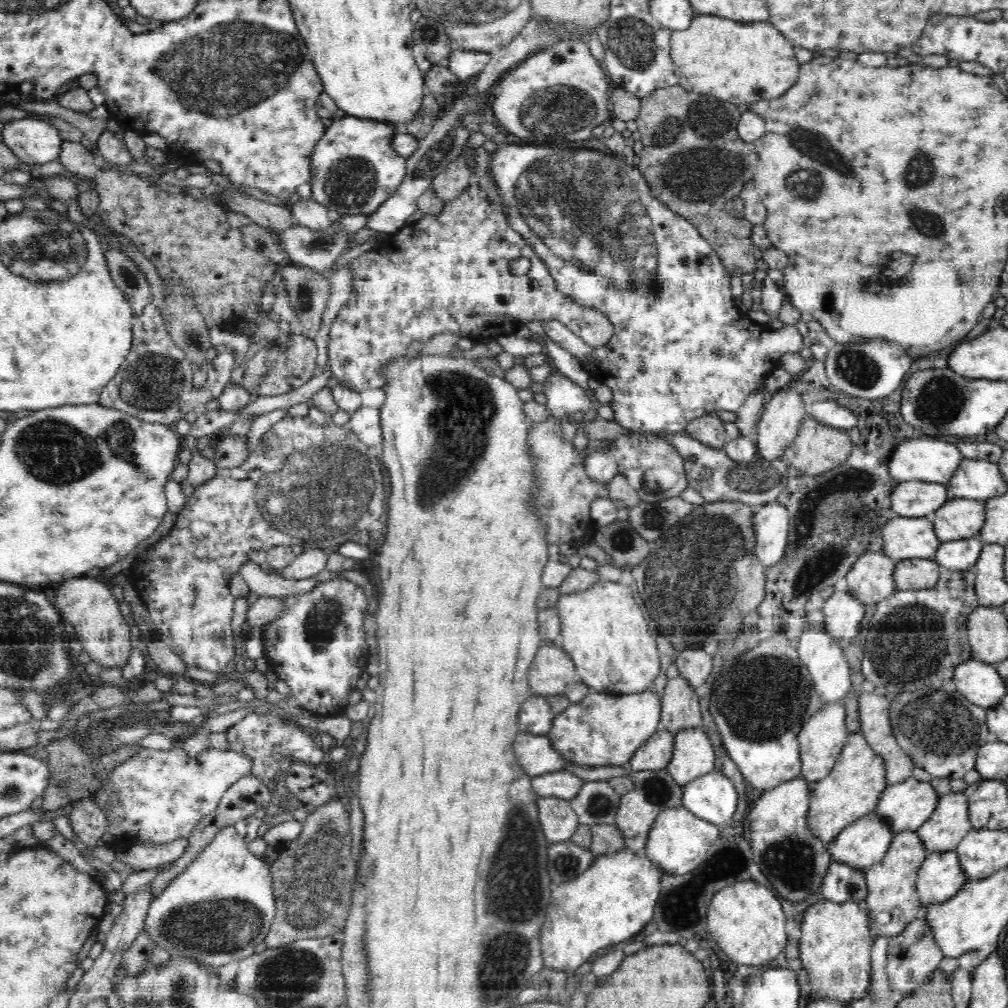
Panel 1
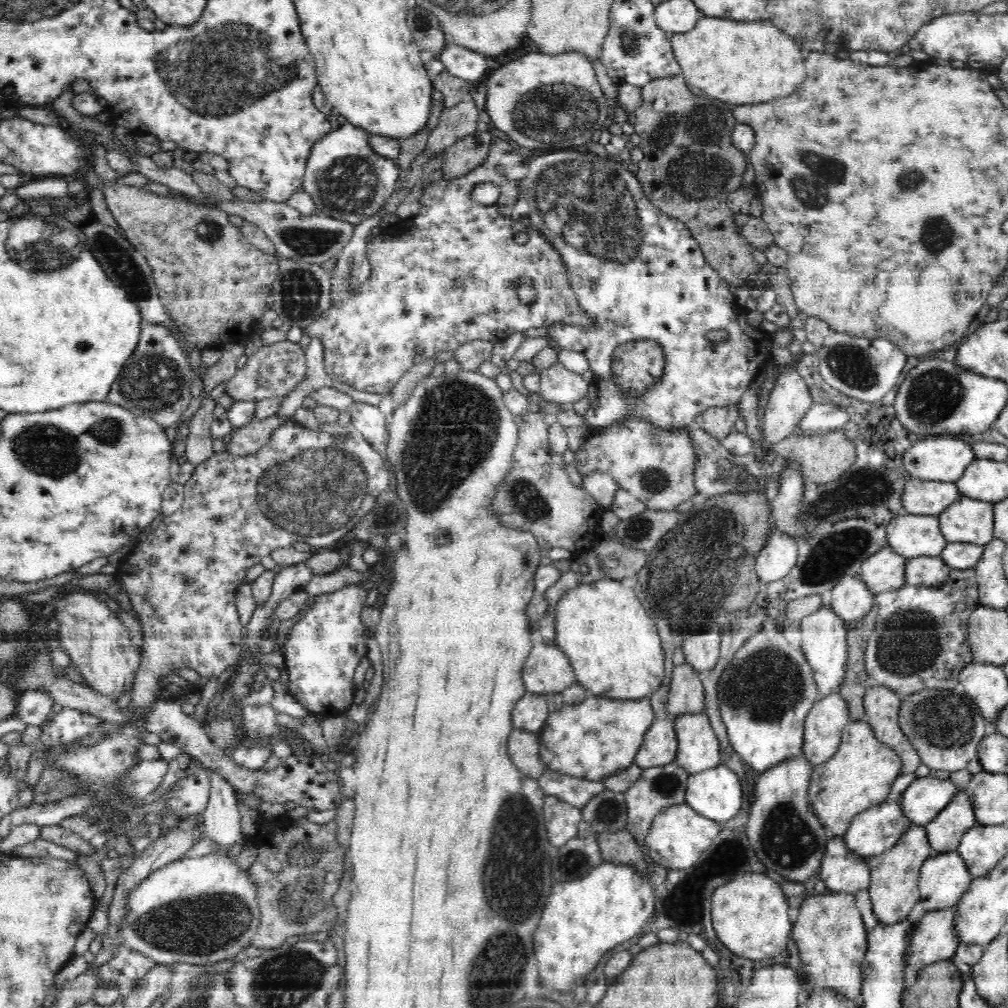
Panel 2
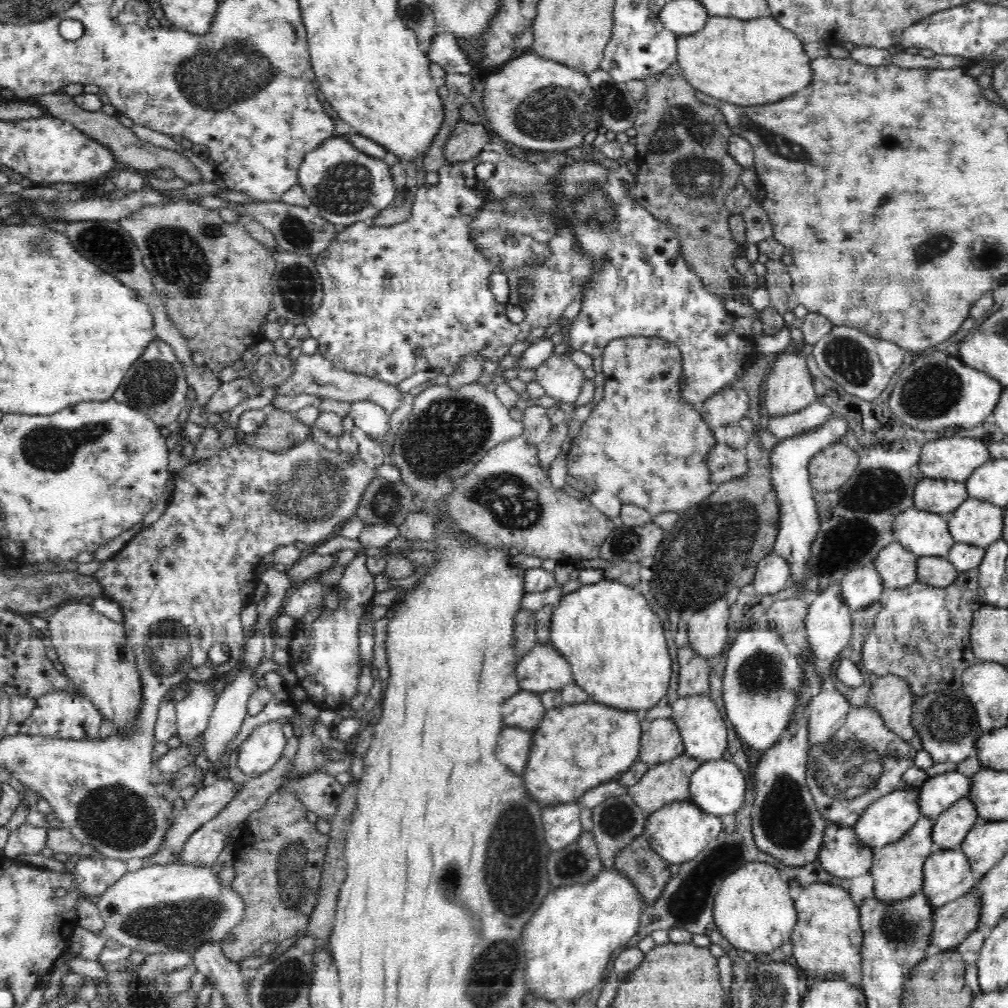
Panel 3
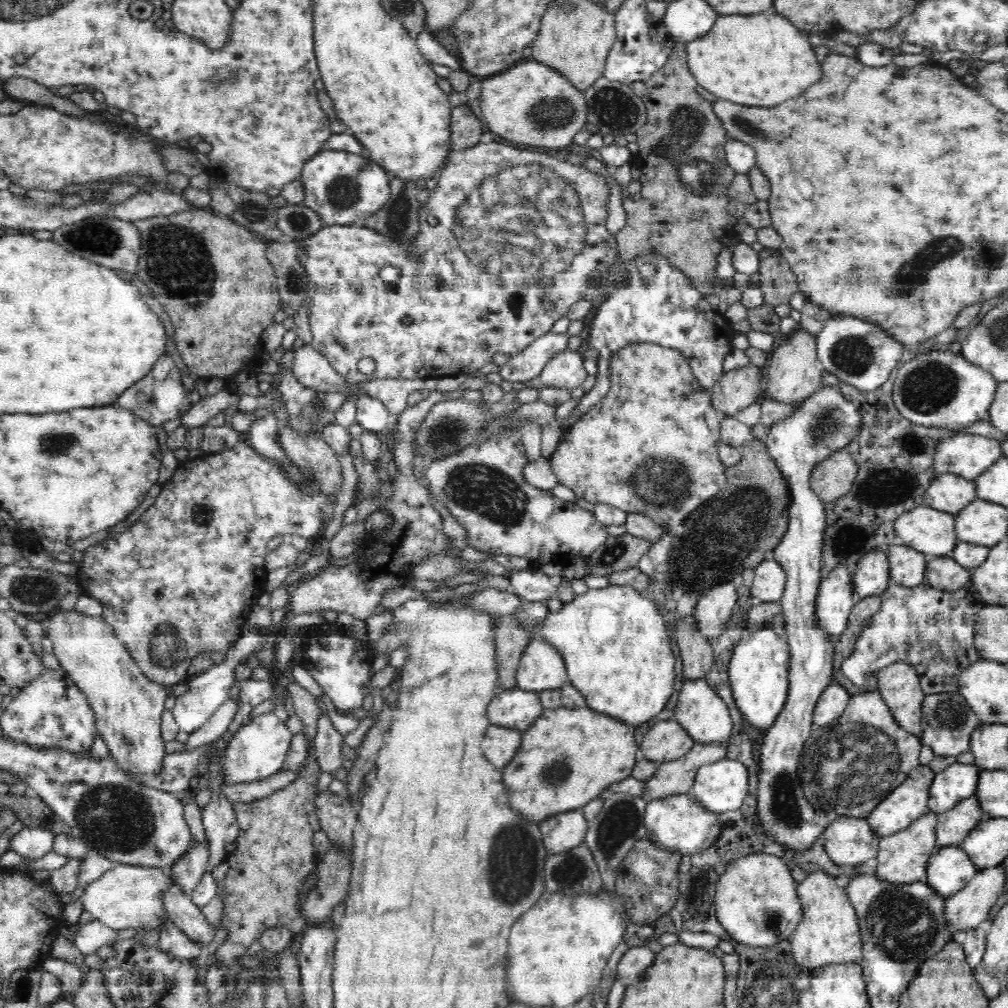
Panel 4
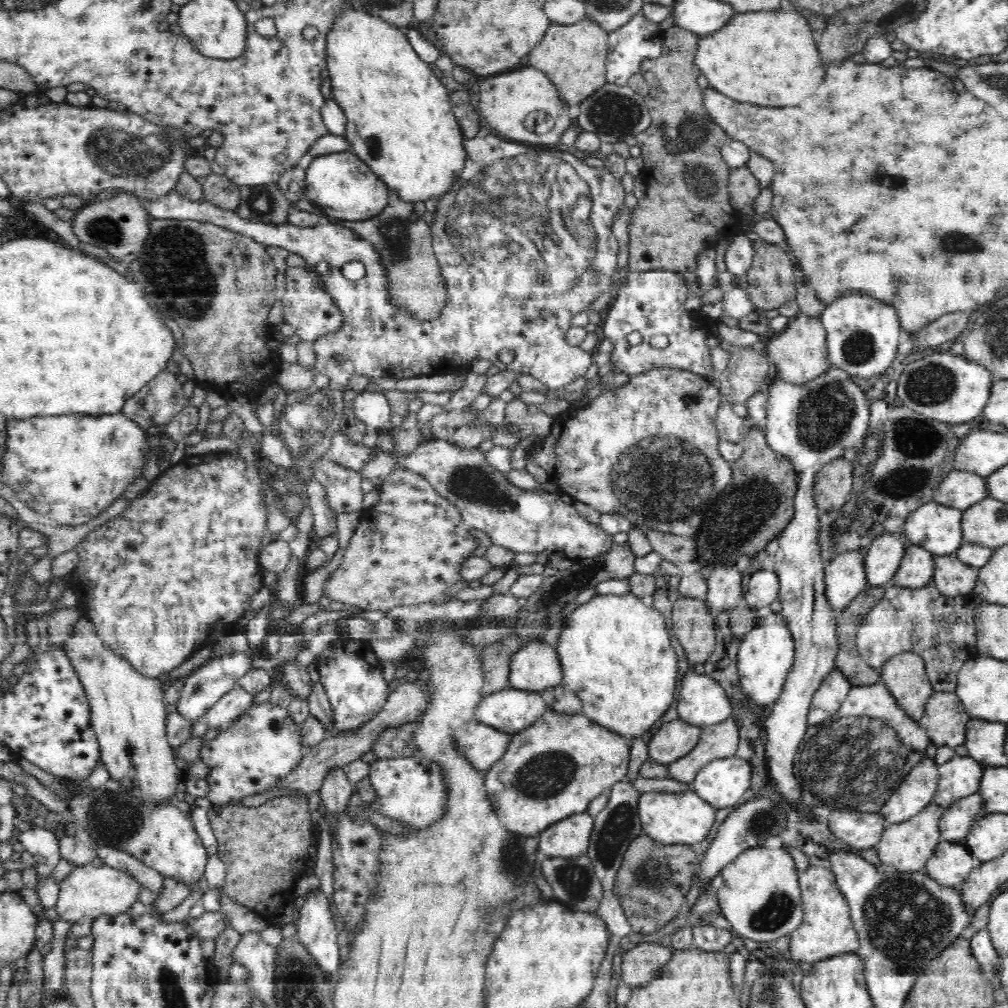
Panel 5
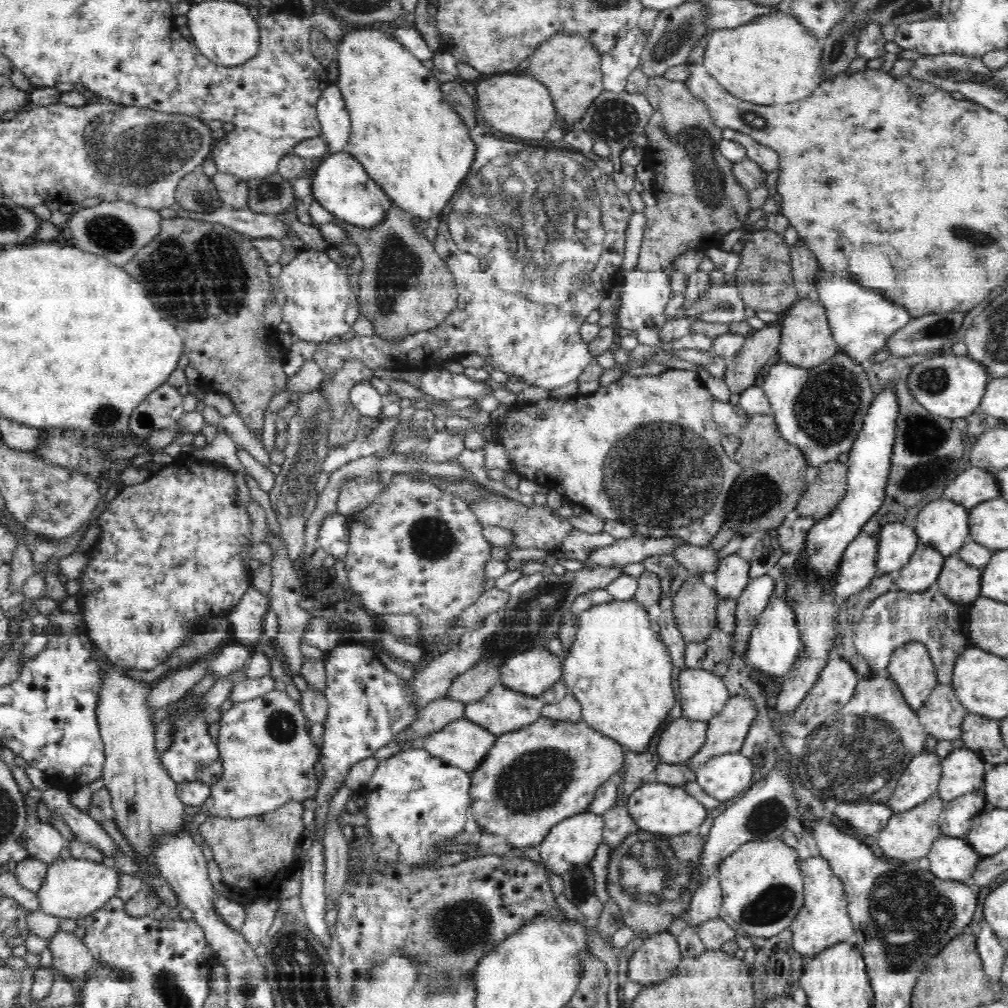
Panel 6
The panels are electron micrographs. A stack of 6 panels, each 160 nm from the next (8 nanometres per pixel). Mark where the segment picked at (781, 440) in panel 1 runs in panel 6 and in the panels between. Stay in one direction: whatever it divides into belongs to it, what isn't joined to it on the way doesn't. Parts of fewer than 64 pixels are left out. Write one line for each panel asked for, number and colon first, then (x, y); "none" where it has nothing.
2: (791, 398)
3: (790, 388)
4: (794, 373)
5: (799, 353)
6: (806, 339)

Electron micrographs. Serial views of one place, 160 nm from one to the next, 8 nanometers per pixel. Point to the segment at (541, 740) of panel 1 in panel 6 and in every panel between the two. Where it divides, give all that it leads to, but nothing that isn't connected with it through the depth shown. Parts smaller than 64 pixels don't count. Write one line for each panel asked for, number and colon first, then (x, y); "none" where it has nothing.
2: (523, 747)
3: (512, 746)
4: (499, 745)
5: (481, 746)
6: (462, 743)

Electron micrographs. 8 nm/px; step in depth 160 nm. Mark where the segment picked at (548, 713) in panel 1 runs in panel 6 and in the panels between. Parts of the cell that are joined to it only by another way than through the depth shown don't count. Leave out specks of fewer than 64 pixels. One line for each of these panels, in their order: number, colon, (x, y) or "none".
2: (530, 713)
3: (525, 710)
4: (517, 709)
5: (511, 710)
6: (501, 710)

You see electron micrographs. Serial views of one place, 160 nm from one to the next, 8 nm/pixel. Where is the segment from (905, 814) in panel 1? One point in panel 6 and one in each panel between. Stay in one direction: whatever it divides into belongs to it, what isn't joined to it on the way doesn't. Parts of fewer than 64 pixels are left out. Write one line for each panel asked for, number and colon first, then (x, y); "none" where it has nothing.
2: (924, 798)
3: (937, 793)
4: (959, 781)
5: (961, 776)
6: (962, 771)

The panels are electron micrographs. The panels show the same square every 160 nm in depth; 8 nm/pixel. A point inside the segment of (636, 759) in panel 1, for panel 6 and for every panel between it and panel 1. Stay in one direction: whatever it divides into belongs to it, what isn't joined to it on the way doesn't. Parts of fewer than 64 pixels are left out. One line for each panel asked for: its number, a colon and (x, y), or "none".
2: (659, 746)
3: (662, 742)
4: (665, 741)
5: (675, 739)
6: (681, 739)

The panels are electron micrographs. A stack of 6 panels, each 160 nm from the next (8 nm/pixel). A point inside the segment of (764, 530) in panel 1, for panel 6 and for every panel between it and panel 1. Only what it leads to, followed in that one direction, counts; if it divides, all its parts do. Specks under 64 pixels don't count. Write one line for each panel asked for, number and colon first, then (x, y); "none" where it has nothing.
2: (779, 555)
3: (772, 574)
4: (768, 584)
5: (763, 588)
6: (754, 598)

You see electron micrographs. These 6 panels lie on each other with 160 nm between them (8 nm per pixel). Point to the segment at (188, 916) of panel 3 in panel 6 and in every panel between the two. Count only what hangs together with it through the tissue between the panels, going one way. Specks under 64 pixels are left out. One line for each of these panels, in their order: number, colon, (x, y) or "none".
4: (127, 896)
5: (92, 891)
6: (72, 888)

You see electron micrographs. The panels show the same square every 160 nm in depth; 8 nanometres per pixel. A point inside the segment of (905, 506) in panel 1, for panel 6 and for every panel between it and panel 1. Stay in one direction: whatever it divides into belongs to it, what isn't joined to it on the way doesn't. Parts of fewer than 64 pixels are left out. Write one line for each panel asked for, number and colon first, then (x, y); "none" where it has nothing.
2: (931, 497)
3: (942, 496)
4: (950, 493)
5: (961, 489)
6: (973, 486)

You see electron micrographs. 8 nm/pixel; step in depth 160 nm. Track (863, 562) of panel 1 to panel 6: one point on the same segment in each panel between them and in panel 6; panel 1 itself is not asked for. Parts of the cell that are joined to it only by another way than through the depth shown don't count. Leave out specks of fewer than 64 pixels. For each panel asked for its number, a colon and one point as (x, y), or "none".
2: (886, 570)
3: (897, 566)
4: (907, 567)
5: (916, 570)
6: (922, 570)

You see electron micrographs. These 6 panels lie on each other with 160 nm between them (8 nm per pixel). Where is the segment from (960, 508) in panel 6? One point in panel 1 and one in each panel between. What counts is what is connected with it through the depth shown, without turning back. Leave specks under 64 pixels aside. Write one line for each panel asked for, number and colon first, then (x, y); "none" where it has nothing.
1: (904, 538)
2: (912, 535)
3: (924, 533)
4: (931, 531)
5: (937, 527)

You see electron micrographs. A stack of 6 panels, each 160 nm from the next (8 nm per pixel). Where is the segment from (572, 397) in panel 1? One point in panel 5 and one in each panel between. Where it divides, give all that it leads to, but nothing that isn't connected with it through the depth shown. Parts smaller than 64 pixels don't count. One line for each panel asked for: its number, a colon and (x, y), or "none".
2: (559, 385)
3: (561, 379)
4: (565, 369)
5: (516, 239)

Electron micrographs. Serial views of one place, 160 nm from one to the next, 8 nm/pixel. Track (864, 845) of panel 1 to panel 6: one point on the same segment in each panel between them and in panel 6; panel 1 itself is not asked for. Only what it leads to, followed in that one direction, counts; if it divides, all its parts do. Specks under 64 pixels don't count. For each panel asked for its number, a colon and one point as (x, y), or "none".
2: (878, 828)
3: (886, 820)
4: (909, 801)
5: (915, 793)
6: (921, 778)

